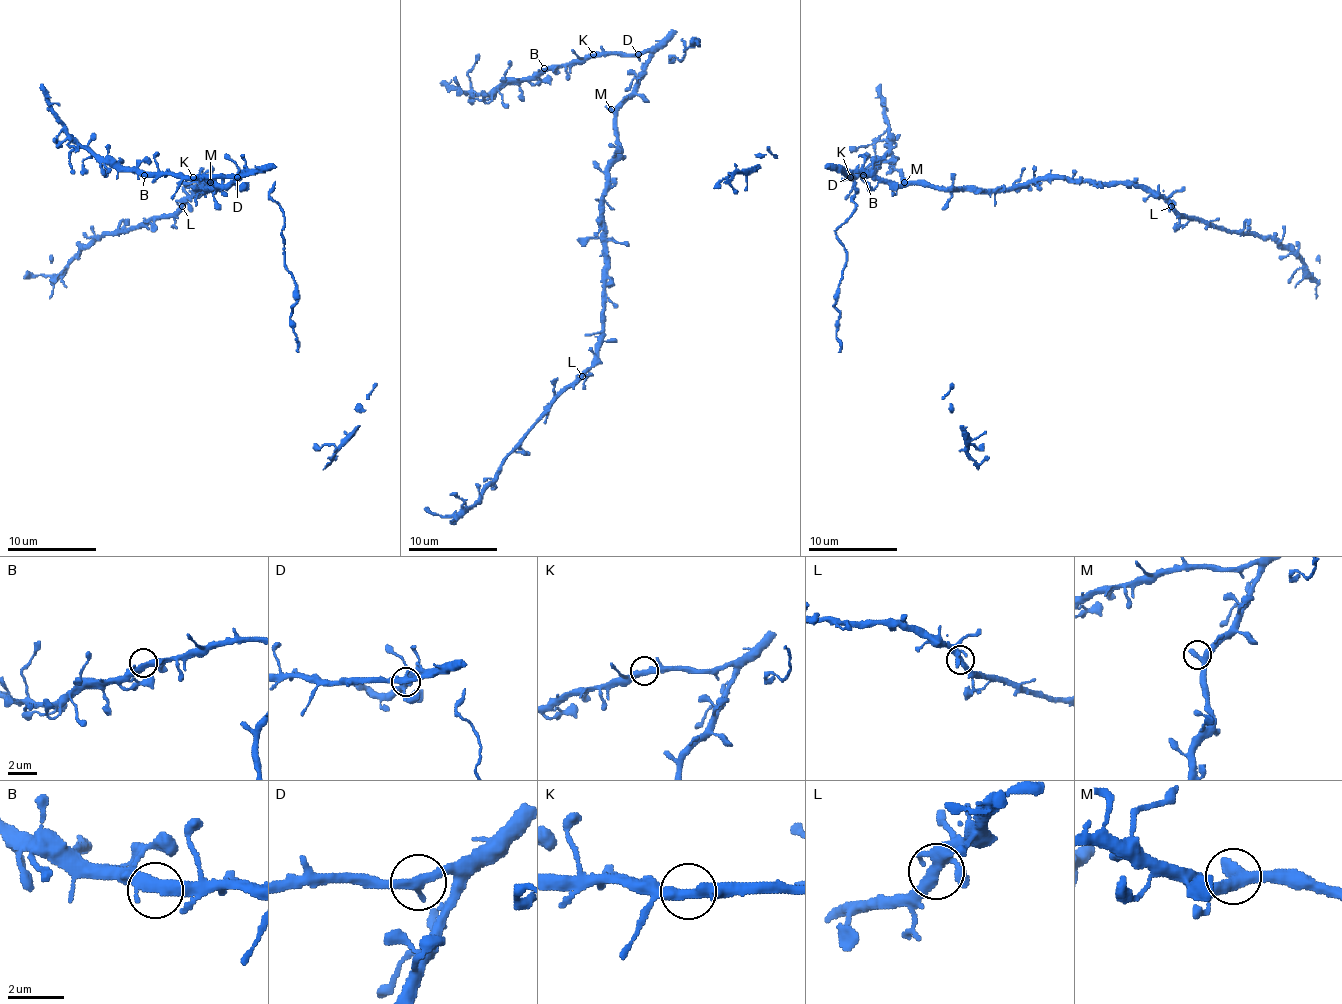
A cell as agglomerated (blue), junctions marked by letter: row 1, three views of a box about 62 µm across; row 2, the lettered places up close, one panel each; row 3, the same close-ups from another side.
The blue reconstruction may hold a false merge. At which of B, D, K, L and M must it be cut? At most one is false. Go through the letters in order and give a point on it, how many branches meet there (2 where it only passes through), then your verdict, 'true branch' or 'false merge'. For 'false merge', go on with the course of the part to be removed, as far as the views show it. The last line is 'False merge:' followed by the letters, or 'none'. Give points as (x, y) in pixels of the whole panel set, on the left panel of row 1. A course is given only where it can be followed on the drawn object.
B: place (144, 175); branches 2; true branch
D: place (237, 177); branches 2; true branch
K: place (193, 177); branches 2; true branch
L: place (182, 206); branches 3; true branch
M: place (210, 182); branches 2; true branch
False merge: none

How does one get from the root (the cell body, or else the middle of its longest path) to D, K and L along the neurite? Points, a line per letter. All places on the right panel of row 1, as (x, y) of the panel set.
D: (912, 184), (890, 184), (870, 173), (850, 173), (850, 177)
K: (912, 184), (890, 184), (870, 173), (850, 173), (850, 177)
L: (912, 184), (932, 184), (946, 188), (1017, 188), (1037, 179), (1053, 177), (1133, 182), (1156, 191), (1171, 206)

